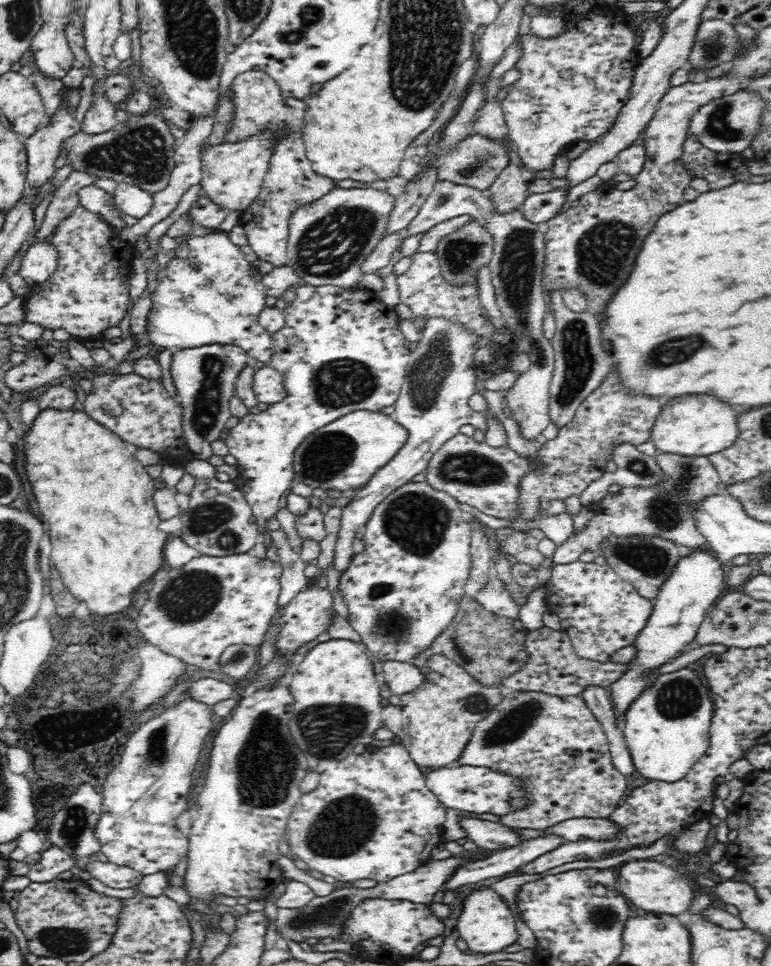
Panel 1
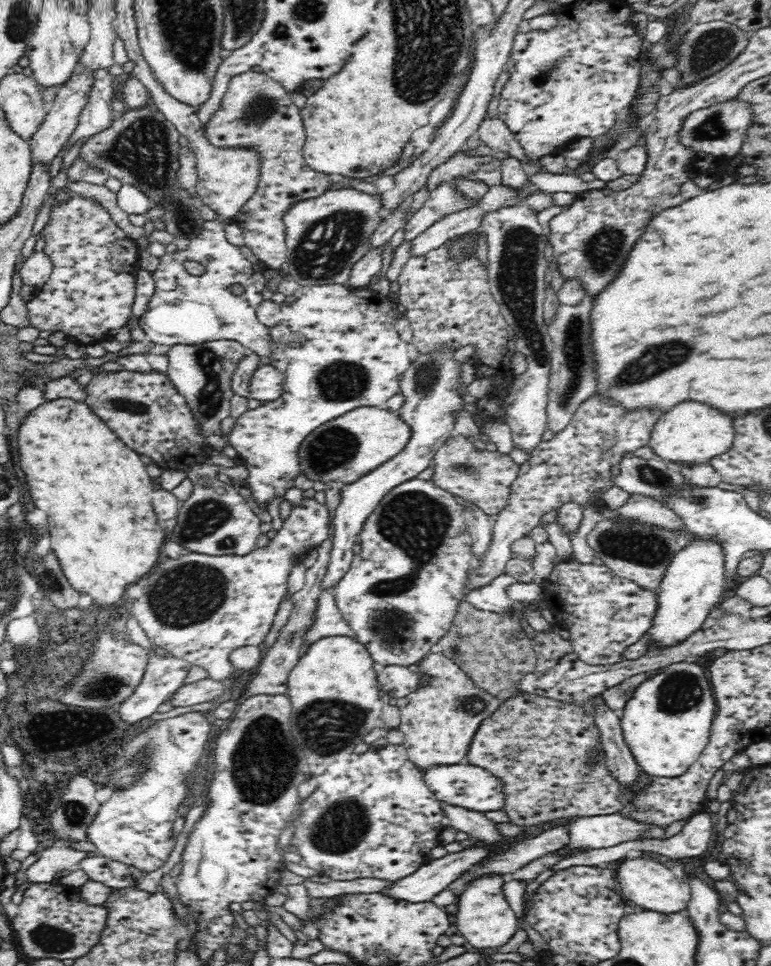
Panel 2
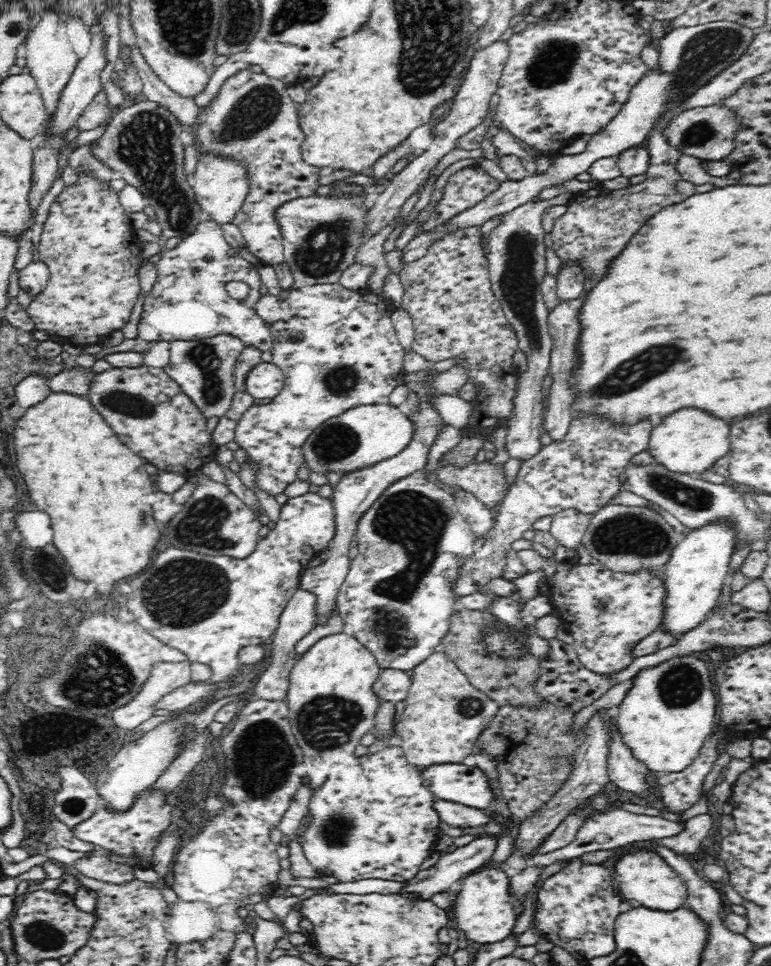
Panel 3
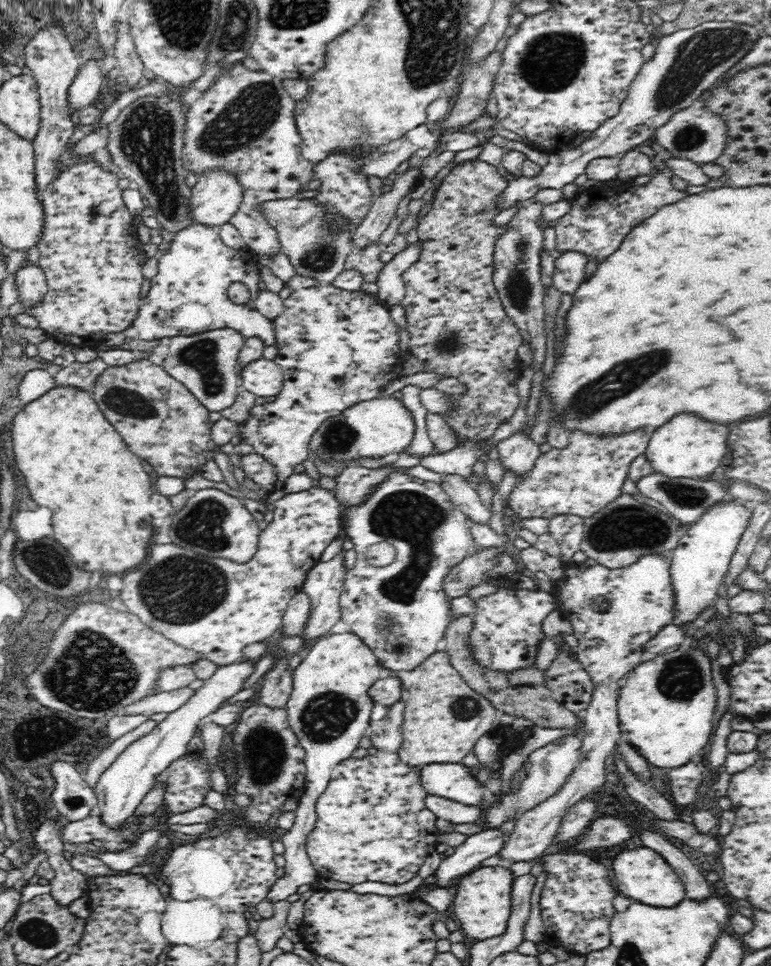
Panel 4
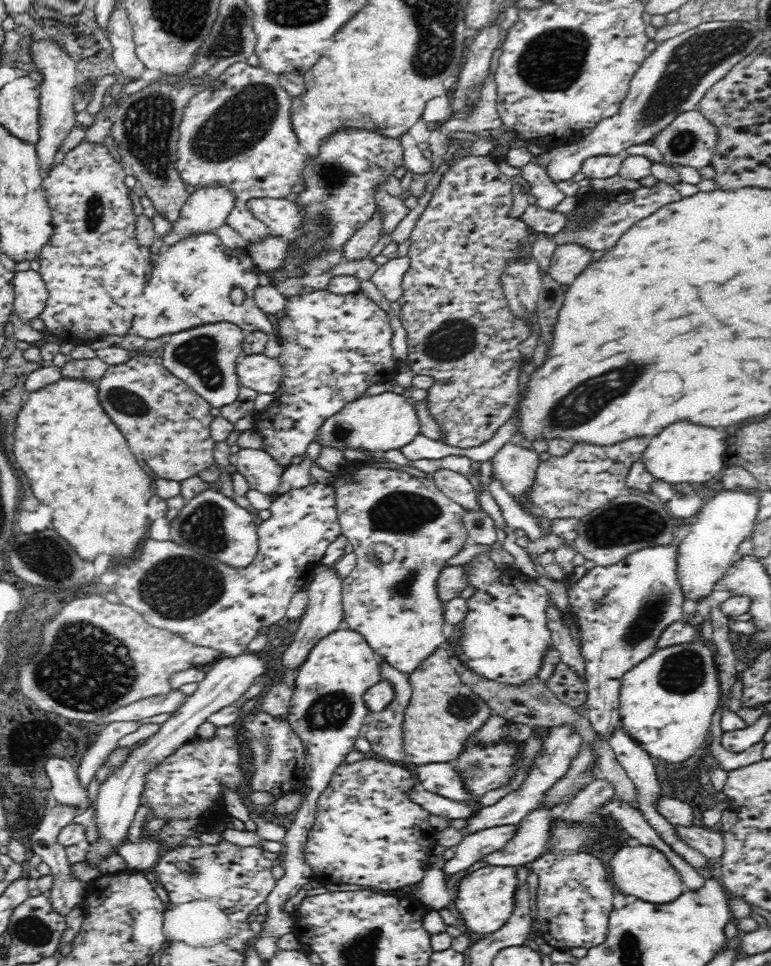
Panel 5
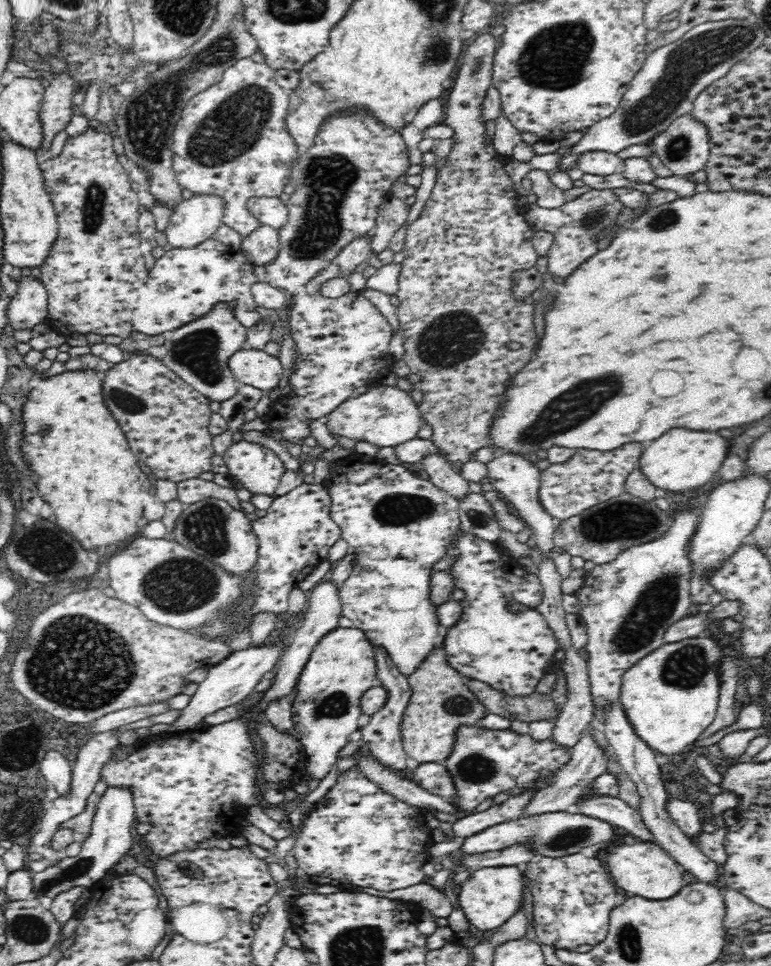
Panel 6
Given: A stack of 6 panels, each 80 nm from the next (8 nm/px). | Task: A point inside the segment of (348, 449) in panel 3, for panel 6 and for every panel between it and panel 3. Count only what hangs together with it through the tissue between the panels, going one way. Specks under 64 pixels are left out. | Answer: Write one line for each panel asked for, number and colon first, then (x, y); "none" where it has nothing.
4: (371, 428)
5: (385, 421)
6: (386, 415)

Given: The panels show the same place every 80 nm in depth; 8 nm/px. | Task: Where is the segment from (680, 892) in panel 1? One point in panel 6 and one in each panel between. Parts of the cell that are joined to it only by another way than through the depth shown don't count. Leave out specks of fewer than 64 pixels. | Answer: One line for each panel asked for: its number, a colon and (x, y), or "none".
2: (650, 884)
3: (643, 876)
4: (640, 873)
5: (645, 872)
6: (644, 868)

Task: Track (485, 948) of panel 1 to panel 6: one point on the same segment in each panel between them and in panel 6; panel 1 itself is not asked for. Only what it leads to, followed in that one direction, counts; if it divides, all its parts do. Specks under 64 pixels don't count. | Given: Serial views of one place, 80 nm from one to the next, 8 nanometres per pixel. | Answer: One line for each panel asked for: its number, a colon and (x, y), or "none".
2: (484, 917)
3: (483, 909)
4: (482, 903)
5: (486, 898)
6: (490, 896)

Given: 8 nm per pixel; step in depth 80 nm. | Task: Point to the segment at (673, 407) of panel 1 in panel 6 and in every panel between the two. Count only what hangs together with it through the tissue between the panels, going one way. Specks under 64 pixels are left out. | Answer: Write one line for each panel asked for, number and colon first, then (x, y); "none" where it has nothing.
2: (690, 434)
3: (689, 441)
4: (687, 447)
5: (683, 453)
6: (682, 460)

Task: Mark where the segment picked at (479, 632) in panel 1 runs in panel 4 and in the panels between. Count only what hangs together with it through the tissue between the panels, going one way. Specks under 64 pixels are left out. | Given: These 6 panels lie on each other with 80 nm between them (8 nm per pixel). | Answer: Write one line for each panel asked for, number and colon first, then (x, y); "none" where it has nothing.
2: (493, 650)
3: (508, 682)
4: (524, 694)

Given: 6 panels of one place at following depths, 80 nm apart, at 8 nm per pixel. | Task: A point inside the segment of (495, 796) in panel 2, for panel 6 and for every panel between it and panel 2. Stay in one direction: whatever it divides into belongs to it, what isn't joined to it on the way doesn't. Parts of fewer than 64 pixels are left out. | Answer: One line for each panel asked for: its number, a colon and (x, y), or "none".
3: (457, 783)
4: (452, 781)
5: (440, 778)
6: (434, 777)

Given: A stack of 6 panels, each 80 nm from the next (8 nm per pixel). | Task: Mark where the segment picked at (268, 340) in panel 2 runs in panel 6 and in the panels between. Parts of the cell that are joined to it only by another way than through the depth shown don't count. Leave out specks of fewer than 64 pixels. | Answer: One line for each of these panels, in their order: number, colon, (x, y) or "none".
3: (189, 300)
4: (188, 295)
5: (190, 284)
6: (185, 283)

